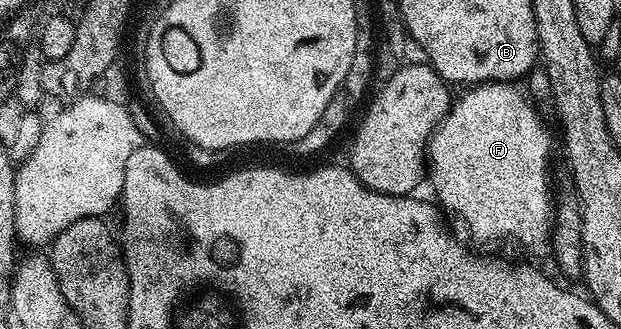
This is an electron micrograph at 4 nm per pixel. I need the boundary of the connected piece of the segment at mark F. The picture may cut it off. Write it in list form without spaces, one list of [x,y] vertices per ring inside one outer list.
[[[481,82],[473,85],[464,95],[457,97],[453,101],[447,116],[440,121],[436,127],[436,132],[432,136],[432,141],[428,143],[426,151],[426,162],[430,167],[430,182],[432,178],[432,190],[436,193],[435,201],[439,209],[445,215],[453,214],[456,218],[464,221],[464,226],[468,229],[468,234],[480,246],[492,246],[495,242],[517,242],[524,250],[529,250],[532,254],[540,254],[547,251],[552,237],[552,215],[554,213],[554,194],[548,191],[548,153],[552,150],[552,138],[548,135],[548,130],[544,127],[544,122],[540,119],[538,111],[532,107],[532,102],[519,90],[519,85],[512,82]]]

